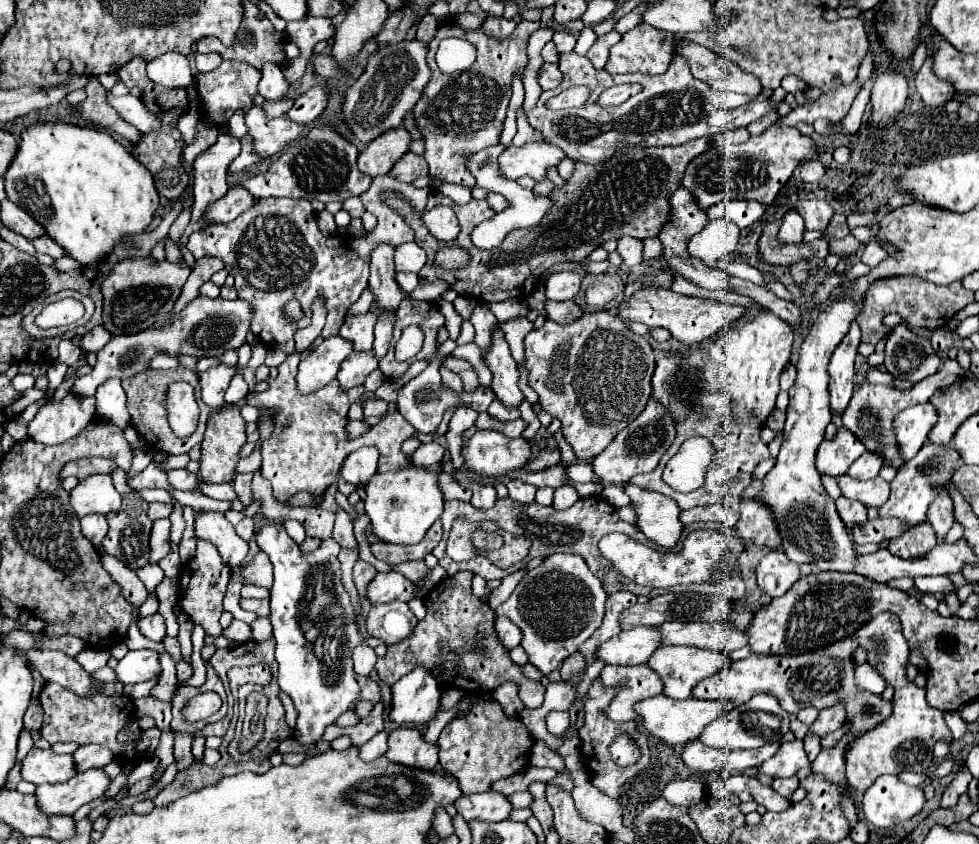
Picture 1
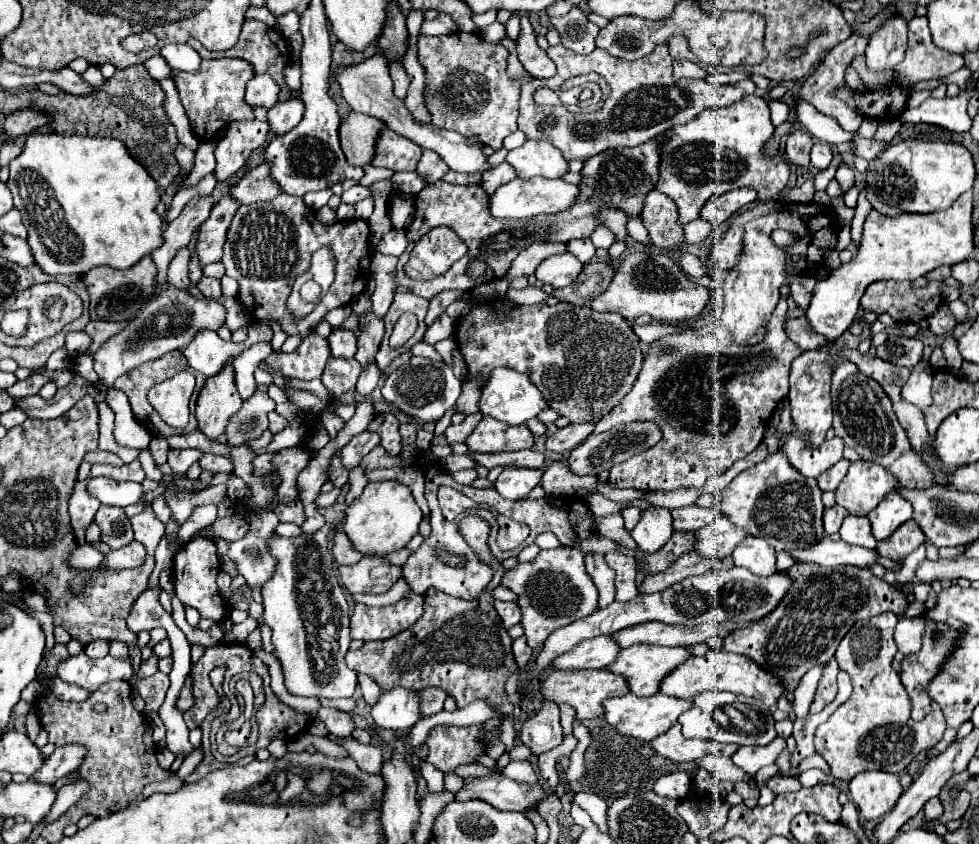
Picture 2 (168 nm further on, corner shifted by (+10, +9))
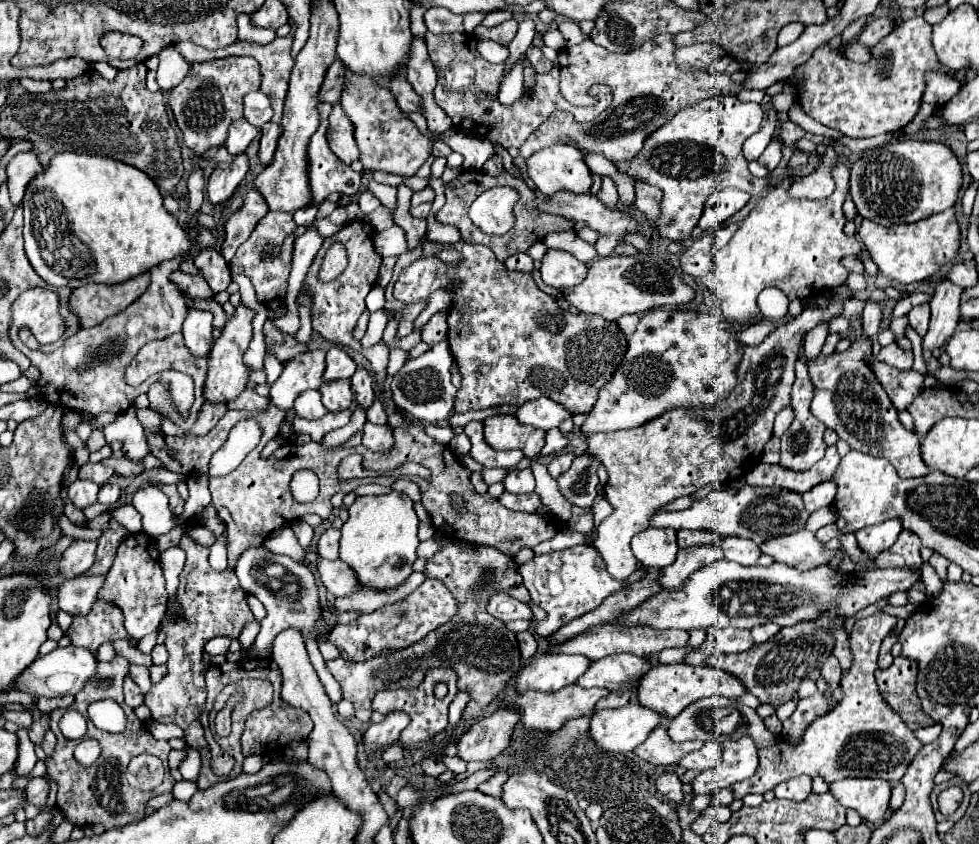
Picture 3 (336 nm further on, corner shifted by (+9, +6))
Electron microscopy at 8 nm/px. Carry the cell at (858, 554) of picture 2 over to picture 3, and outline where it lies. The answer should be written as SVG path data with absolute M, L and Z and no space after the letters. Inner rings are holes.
M809 530L771 536L759 548L763 554L775 558L777 562L799 570L811 570L815 568L815 564L829 562L833 554L831 550L825 550L823 544L819 544L819 540L815 540L815 534Z

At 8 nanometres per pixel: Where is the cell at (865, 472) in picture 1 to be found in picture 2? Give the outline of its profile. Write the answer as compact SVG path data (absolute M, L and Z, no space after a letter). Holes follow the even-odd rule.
M840 459L836 465L832 465L832 469L824 471L820 477L818 477L818 485L822 491L834 491L838 487L838 483L842 481L842 477L846 475L850 467L850 461L848 459Z

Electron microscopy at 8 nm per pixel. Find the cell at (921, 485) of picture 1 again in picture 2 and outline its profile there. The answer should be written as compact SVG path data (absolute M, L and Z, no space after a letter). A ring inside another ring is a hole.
M896 487L868 515L872 523L872 533L876 539L890 537L910 517L912 517L912 505L900 495Z

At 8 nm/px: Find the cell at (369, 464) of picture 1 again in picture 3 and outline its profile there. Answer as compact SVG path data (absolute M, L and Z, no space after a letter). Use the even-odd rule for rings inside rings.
M365 422L363 428L363 446L369 448L371 452L387 452L393 448L393 428L391 426L379 426Z

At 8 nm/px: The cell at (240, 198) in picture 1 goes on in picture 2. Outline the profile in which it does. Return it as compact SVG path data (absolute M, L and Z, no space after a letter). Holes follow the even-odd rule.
M262 163L256 169L246 171L244 177L236 185L232 185L228 195L240 205L250 205L270 201L270 197L276 197L278 193L280 189L268 177L268 165Z

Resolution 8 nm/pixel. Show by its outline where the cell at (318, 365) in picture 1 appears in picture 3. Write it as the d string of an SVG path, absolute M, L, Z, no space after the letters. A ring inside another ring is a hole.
M309 350L283 366L281 376L269 390L269 400L281 410L291 410L295 398L305 390L317 390L325 368L325 352Z

